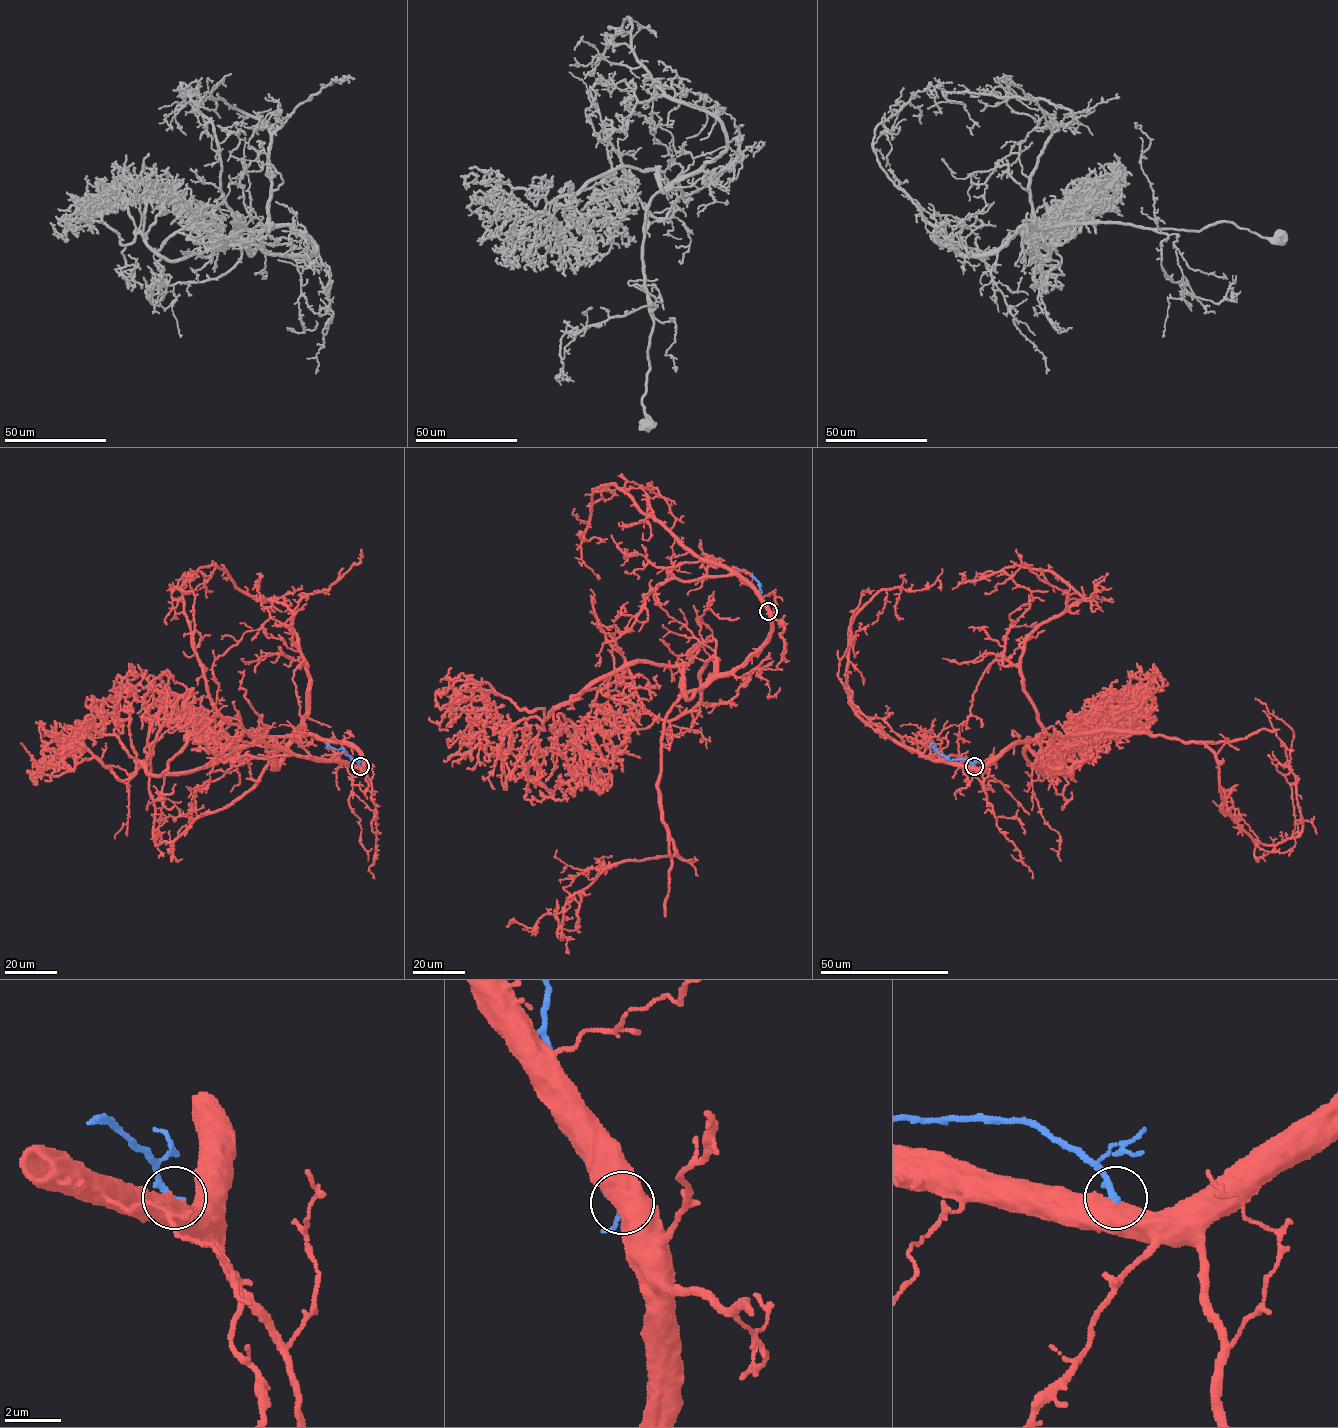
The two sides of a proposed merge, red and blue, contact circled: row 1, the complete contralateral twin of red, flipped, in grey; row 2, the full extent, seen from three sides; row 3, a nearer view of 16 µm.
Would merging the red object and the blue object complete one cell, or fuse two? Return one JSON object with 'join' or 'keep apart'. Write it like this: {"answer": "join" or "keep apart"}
{"answer": "keep apart"}

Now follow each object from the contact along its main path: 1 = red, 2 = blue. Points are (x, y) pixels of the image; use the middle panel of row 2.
1: (768, 610), (771, 635), (664, 722), (676, 853), (609, 865), (566, 903), (562, 939), (552, 914), (523, 929)
2: (768, 611), (762, 603), (760, 584), (751, 573), (735, 572), (736, 567), (733, 566)

